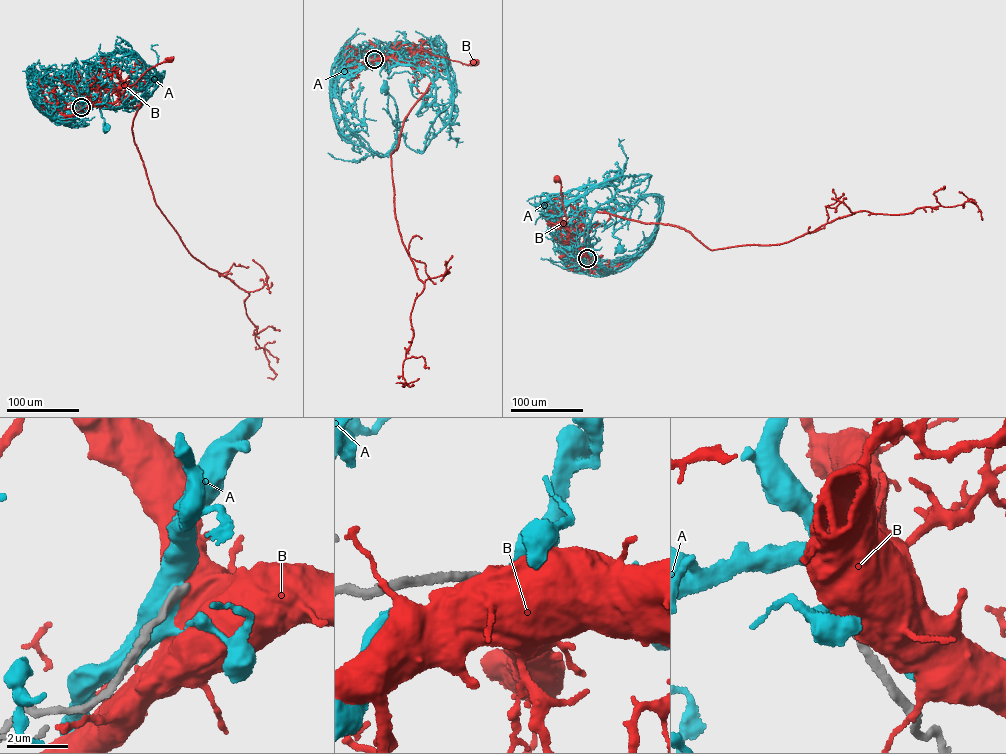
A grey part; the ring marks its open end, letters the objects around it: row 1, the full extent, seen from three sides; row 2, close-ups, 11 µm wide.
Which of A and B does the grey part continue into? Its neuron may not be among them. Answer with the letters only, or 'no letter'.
no letter

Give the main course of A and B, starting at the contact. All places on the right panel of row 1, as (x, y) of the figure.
A: (587, 258), (614, 271), (629, 266), (651, 243), (664, 203), (660, 196), (641, 199), (614, 233), (621, 250)
B: (587, 258), (583, 232), (564, 227), (561, 183), (557, 179)

